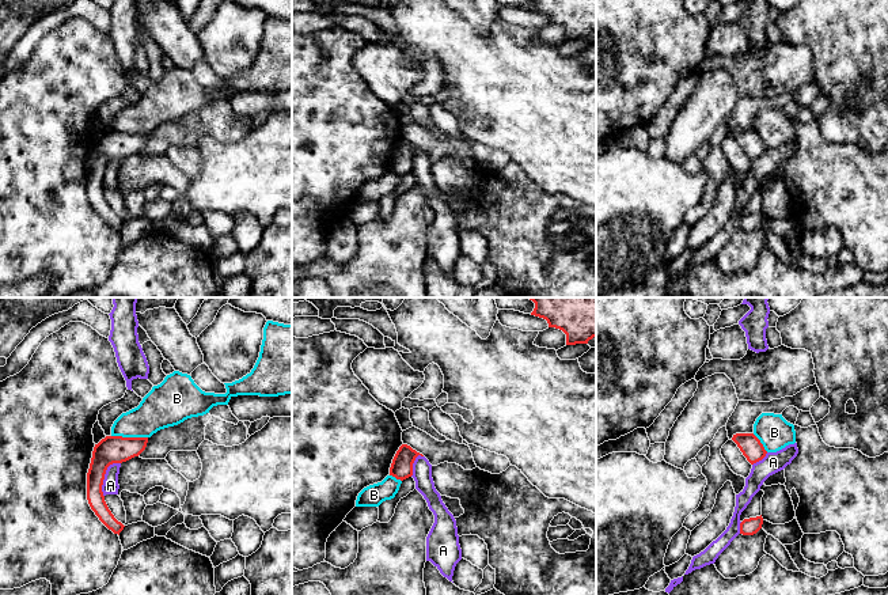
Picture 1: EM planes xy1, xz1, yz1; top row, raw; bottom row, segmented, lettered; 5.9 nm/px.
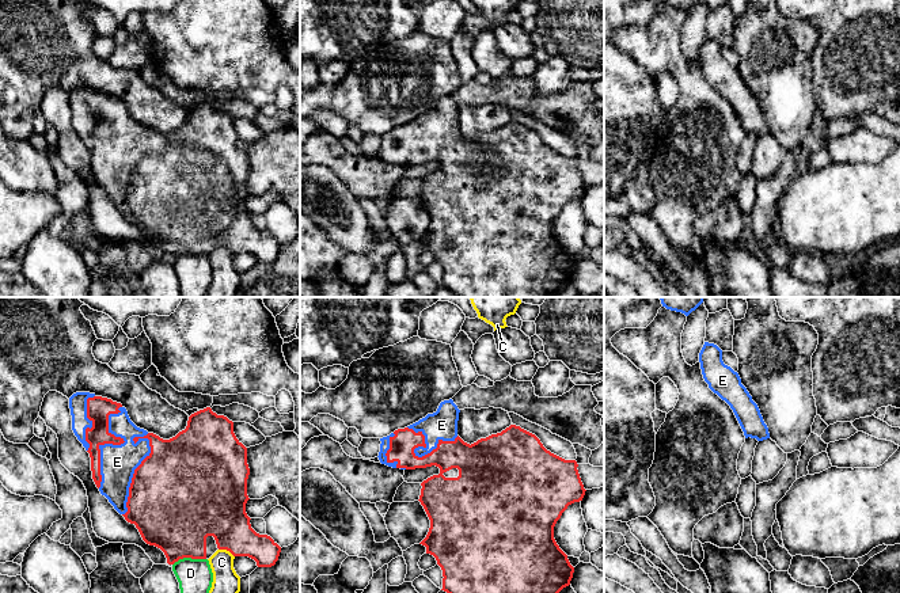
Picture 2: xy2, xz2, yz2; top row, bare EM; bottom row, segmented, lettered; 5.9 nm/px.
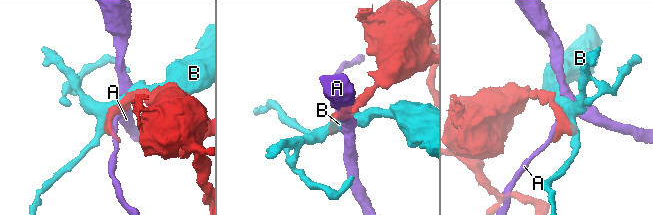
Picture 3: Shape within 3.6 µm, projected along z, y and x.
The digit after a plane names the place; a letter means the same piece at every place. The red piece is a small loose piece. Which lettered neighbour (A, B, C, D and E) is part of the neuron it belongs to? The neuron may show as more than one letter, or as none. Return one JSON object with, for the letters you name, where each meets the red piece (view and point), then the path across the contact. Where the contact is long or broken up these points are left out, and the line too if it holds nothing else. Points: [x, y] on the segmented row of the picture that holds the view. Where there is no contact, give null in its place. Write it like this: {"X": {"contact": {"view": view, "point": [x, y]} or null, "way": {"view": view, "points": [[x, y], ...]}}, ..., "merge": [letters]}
{"E": {"contact": {"view": "xy2", "point": [113, 444]}}, "merge": ["E"]}

